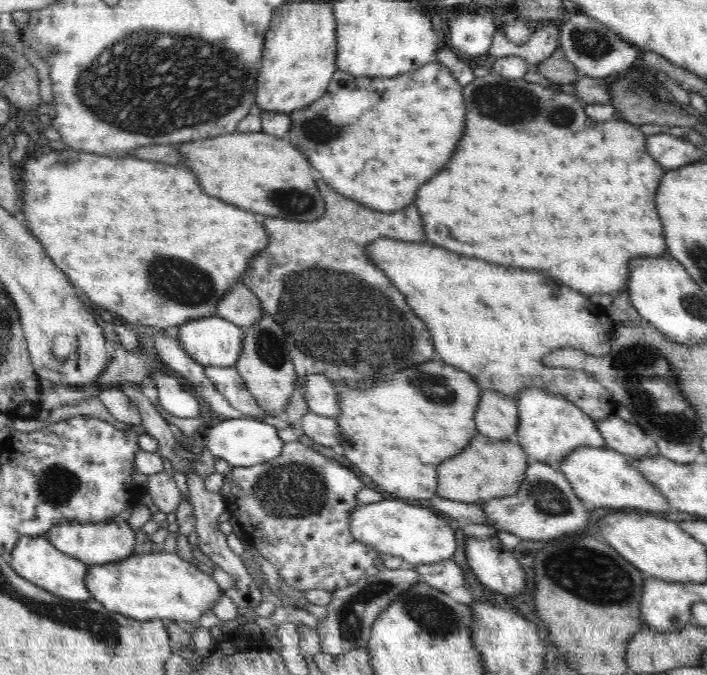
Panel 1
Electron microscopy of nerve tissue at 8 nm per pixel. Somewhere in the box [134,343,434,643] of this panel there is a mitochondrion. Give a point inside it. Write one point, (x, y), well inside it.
(295, 490)

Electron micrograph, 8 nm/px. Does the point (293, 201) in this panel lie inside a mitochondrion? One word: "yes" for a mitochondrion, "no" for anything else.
yes

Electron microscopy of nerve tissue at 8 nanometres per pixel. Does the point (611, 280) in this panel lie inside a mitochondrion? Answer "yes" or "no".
no

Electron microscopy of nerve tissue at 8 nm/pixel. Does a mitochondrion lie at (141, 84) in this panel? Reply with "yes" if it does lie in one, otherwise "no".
yes

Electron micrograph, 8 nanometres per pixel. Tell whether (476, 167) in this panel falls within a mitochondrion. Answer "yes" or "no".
no

